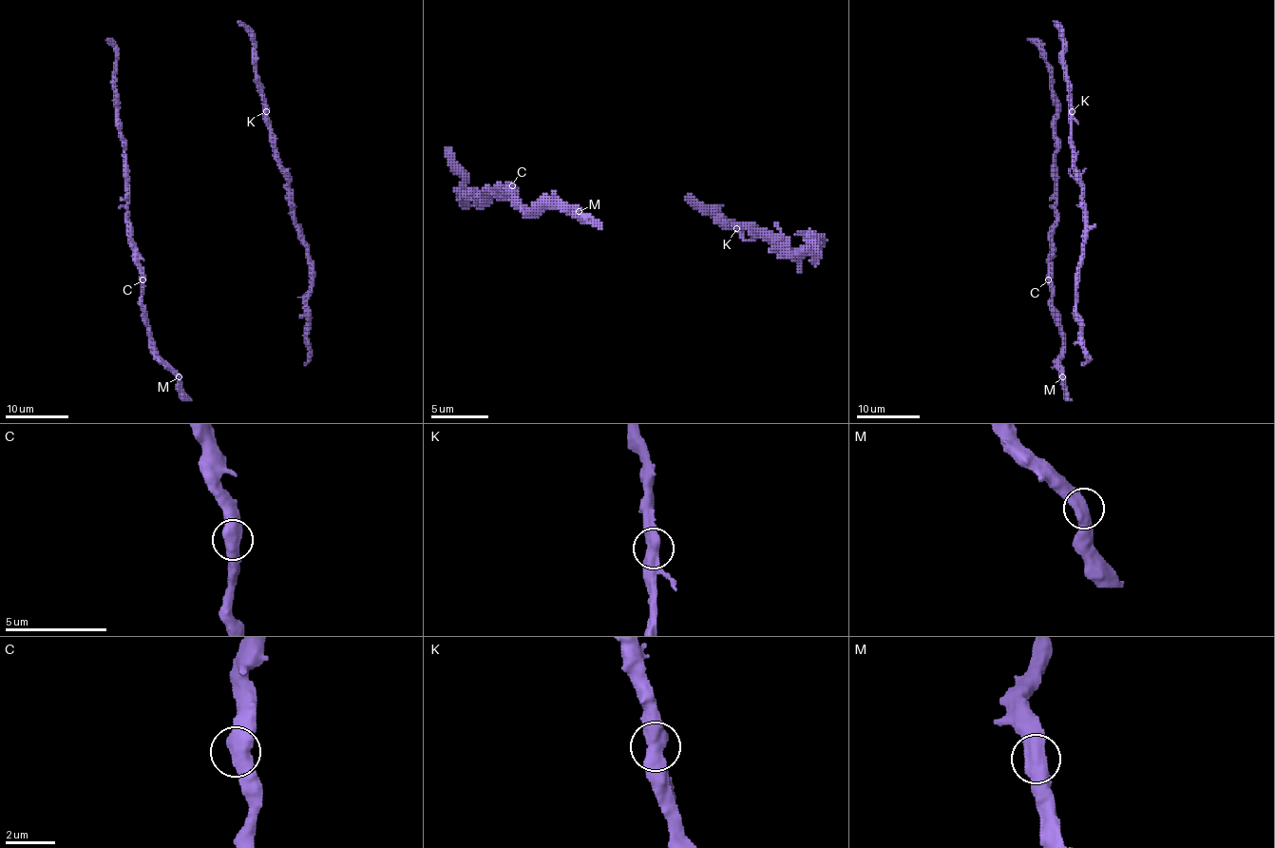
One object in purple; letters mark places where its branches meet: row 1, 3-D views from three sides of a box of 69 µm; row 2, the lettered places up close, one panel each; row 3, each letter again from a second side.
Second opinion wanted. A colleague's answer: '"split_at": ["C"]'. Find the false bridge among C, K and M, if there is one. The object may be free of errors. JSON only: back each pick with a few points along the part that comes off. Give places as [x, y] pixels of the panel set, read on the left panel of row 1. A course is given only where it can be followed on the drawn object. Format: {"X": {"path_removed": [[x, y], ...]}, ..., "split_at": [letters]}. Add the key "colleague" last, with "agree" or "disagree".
{"split_at": [], "colleague": "disagree"}

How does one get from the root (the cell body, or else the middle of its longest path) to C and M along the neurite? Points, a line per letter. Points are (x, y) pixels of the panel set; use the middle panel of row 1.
C: (601, 229), (599, 222), (590, 222), (573, 211), (558, 208), (529, 211), (512, 194), (512, 185)
M: (601, 229), (599, 222), (590, 222), (579, 211)

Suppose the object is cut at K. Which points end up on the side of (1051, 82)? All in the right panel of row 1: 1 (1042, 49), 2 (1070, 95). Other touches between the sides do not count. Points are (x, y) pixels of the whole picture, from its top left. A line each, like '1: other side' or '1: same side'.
1: same side
2: other side

